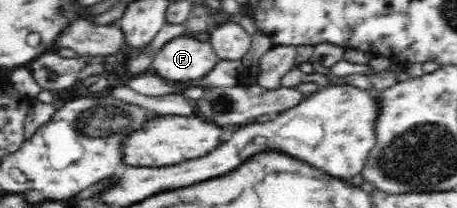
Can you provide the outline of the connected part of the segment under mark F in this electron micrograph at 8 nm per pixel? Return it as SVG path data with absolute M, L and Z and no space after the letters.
M186 36L169 40L153 59L151 72L170 83L200 81L220 60L208 42Z

